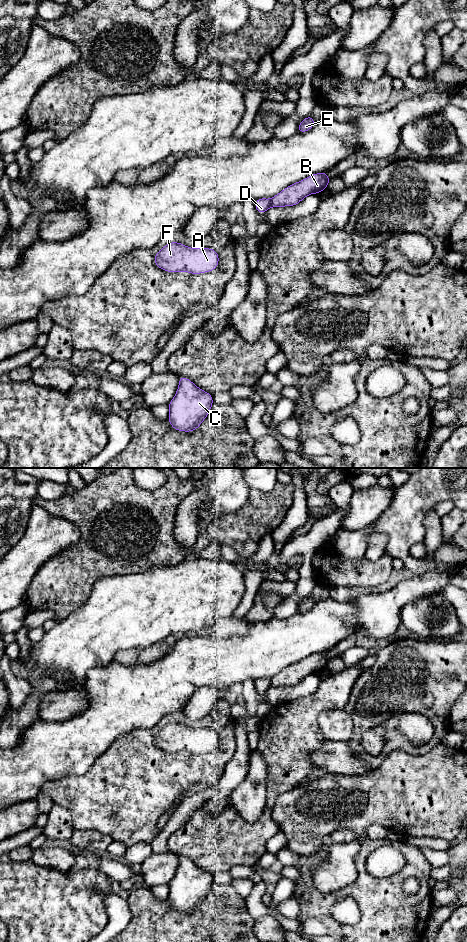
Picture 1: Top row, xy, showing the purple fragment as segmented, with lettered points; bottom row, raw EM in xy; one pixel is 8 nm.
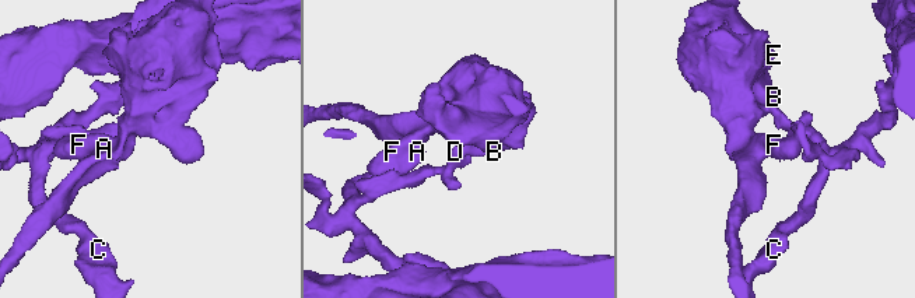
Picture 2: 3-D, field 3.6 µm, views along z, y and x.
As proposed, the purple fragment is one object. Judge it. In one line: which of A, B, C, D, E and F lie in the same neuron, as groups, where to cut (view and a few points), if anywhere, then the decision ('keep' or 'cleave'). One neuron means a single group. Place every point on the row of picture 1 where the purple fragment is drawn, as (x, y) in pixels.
groups A B E F / C D; cut xy (269, 199), (272, 206); cleave

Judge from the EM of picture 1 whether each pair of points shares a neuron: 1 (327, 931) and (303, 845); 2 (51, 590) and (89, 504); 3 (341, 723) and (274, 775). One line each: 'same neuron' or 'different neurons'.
1: different neurons
2: same neuron
3: different neurons

